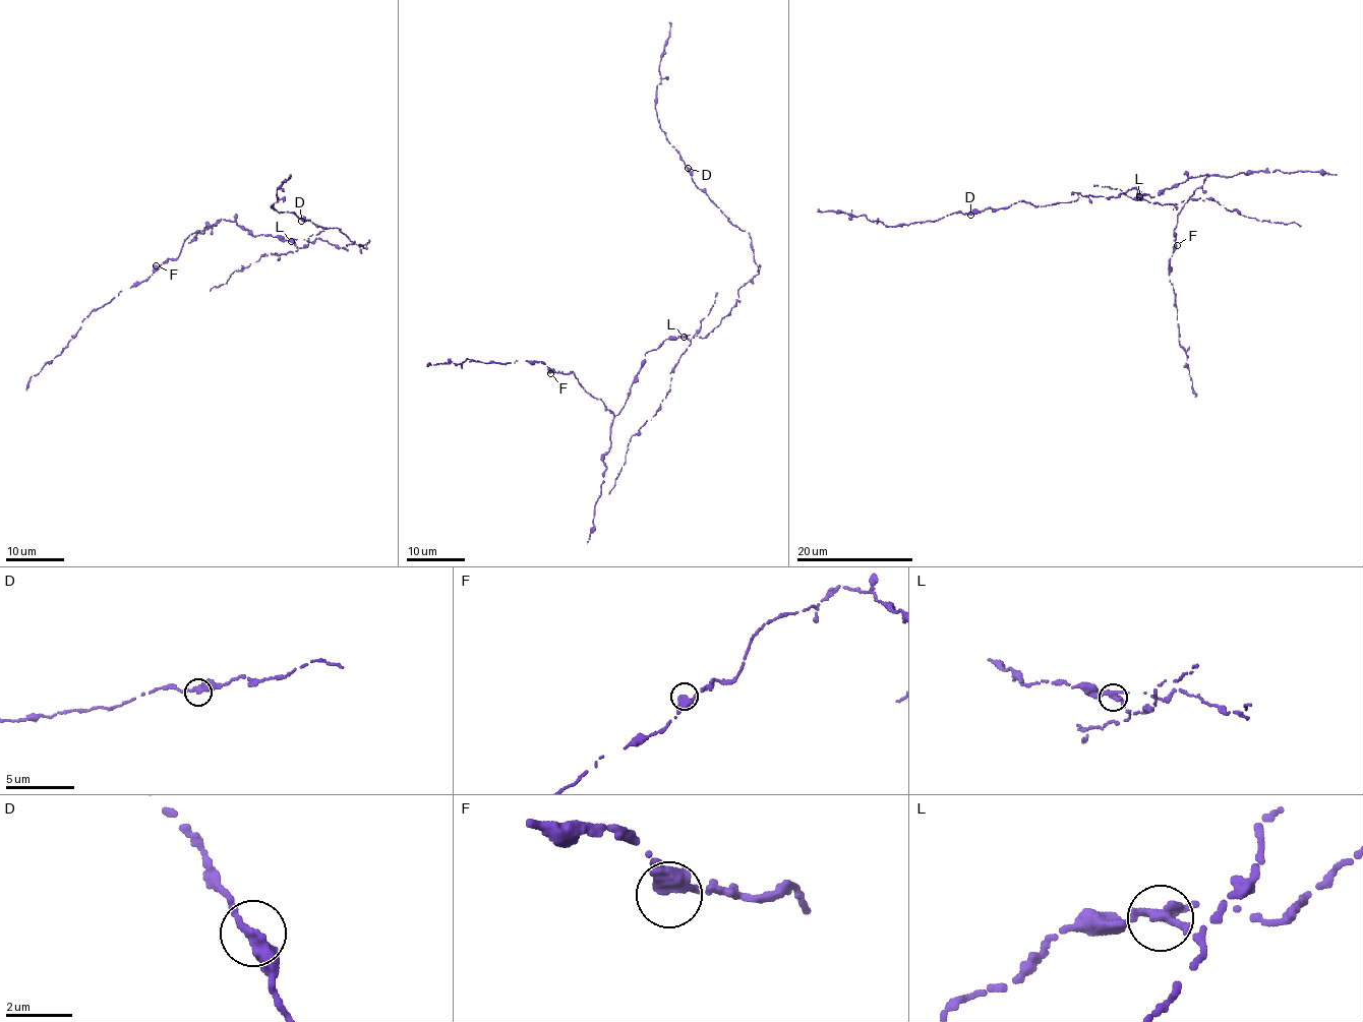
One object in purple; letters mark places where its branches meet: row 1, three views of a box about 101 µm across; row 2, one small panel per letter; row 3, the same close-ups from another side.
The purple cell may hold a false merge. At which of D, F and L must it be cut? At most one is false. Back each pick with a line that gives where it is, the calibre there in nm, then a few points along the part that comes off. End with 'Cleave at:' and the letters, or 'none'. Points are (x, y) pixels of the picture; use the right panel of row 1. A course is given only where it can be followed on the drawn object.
L: (1139, 196) | 360 nm | (1139, 196), (1149, 201), (1177, 203), (1211, 198), (1231, 212), (1261, 222), (1287, 224), (1293, 222), (1301, 226)
Cleave at: L

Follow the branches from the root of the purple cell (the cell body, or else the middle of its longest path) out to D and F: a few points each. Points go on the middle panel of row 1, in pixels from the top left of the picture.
D: (689, 338), (696, 332), (703, 338), (716, 327), (758, 267), (750, 234), (695, 185), (688, 168)
F: (689, 338), (666, 339), (645, 355), (628, 399), (615, 416), (600, 399), (586, 393), (572, 371), (550, 373)

